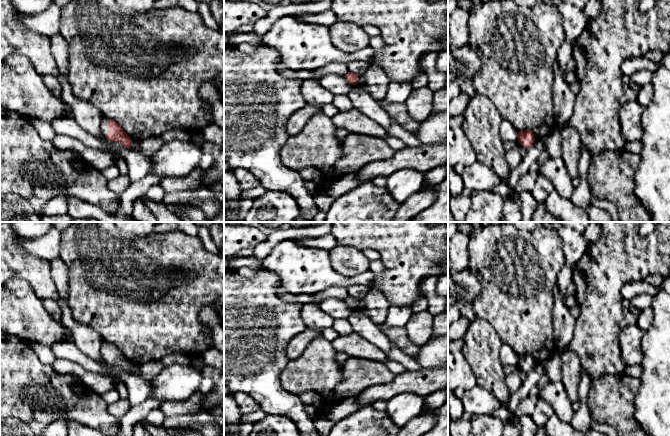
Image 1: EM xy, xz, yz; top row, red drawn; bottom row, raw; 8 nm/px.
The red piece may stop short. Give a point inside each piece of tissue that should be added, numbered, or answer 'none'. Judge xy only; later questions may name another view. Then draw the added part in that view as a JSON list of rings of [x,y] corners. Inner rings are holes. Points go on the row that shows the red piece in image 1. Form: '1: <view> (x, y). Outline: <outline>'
1: xy (103, 125). Outline: [[[102,116],[101,118],[100,129],[103,135],[106,137],[107,136],[107,118],[105,116]]]

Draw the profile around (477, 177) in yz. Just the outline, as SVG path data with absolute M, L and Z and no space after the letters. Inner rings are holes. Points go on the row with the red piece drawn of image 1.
M478 161L466 166L461 176L466 192L491 190L502 182L493 170Z

